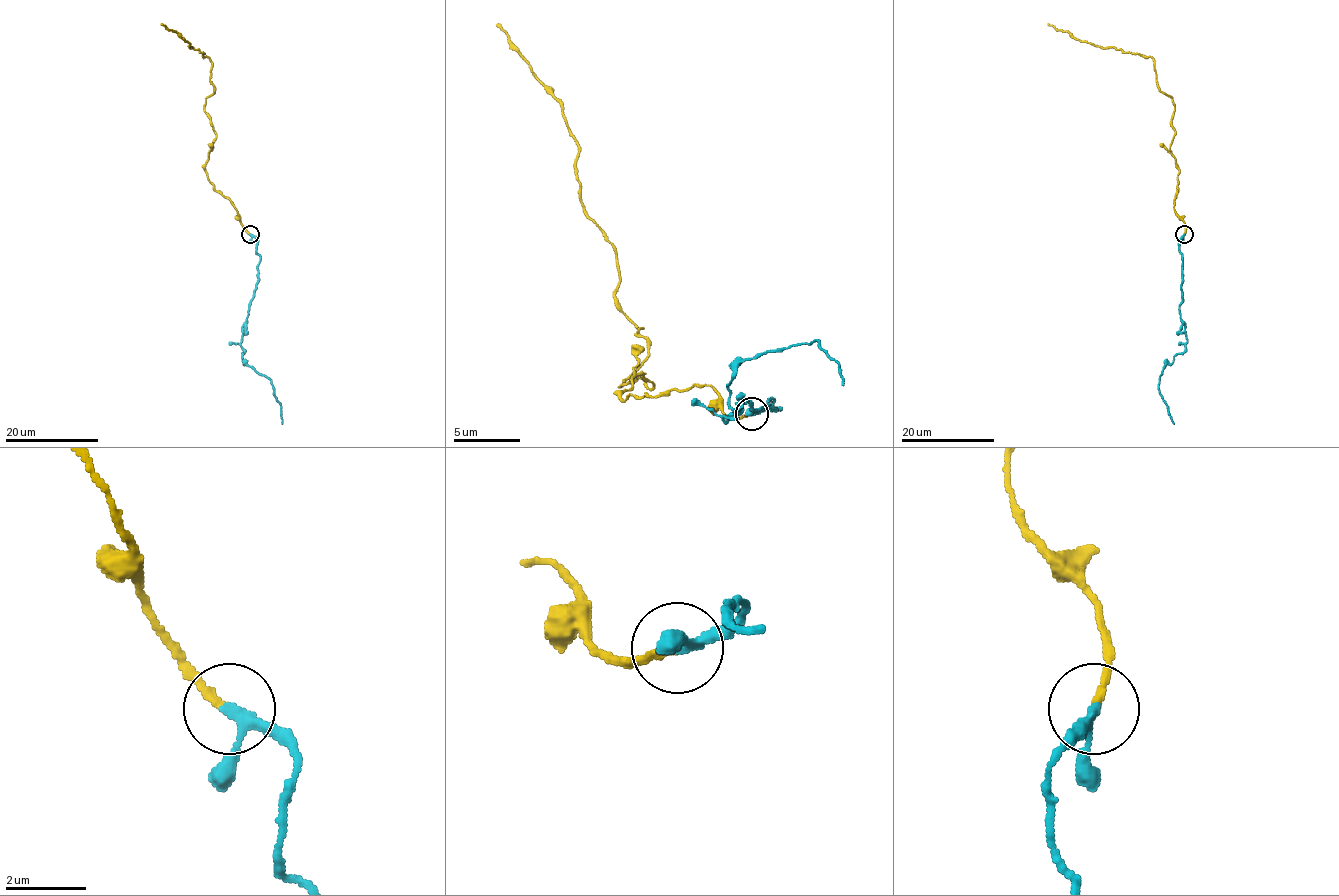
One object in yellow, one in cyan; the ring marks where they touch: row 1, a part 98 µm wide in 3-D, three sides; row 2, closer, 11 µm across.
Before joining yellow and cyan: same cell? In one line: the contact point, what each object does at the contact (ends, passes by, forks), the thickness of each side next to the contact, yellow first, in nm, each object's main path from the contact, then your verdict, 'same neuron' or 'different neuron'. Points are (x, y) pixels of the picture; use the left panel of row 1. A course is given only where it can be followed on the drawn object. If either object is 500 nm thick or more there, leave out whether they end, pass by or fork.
place (250, 234); yellow ends; cyan passes by; calibres 180 and 220 nm; course yellow (250, 235), (204, 168), (216, 136), (204, 111), (214, 92), (210, 58), (161, 24); course cyan (250, 235), (258, 242), (260, 261), (242, 327), (242, 356), (271, 381), (283, 424); same neuron

